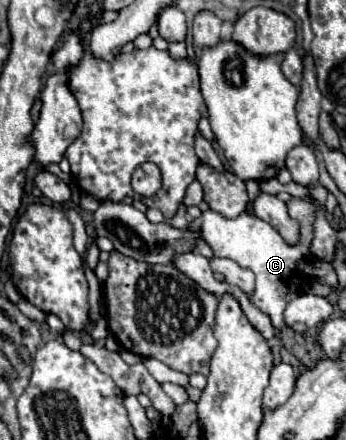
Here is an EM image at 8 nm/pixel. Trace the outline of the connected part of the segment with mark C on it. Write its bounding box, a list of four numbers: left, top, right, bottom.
[189,199,315,329]

